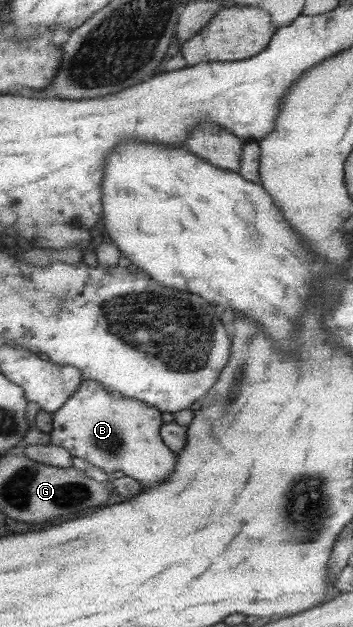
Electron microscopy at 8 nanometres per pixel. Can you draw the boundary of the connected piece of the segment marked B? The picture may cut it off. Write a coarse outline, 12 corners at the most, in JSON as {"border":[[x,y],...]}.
{"border":[[84,380],[52,443],[109,475],[165,483],[163,412]]}

